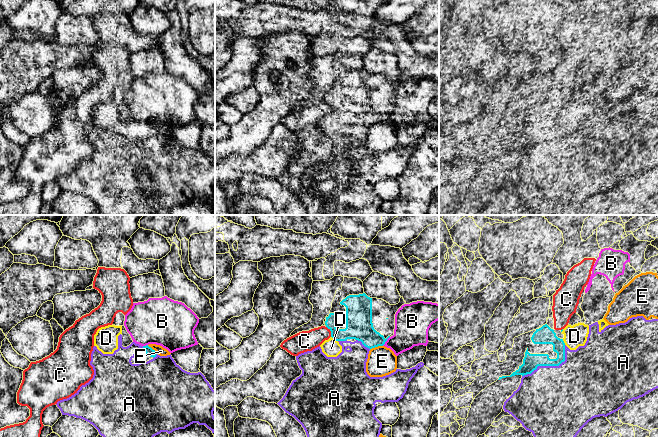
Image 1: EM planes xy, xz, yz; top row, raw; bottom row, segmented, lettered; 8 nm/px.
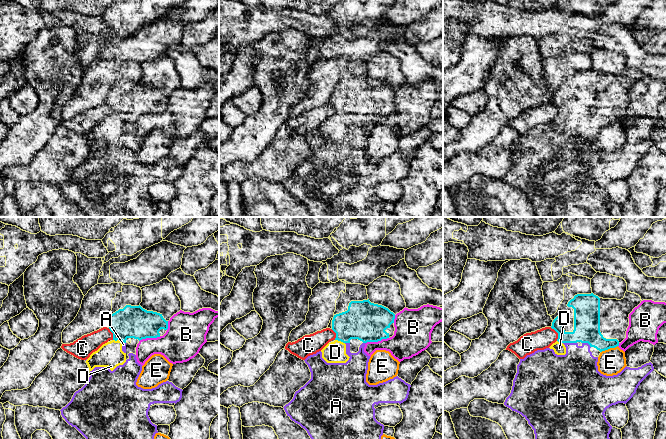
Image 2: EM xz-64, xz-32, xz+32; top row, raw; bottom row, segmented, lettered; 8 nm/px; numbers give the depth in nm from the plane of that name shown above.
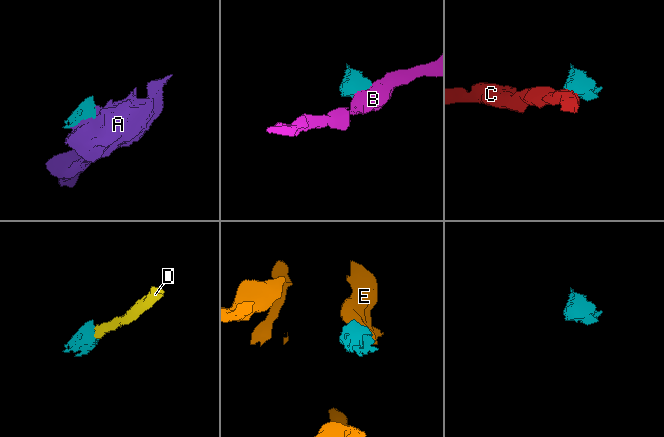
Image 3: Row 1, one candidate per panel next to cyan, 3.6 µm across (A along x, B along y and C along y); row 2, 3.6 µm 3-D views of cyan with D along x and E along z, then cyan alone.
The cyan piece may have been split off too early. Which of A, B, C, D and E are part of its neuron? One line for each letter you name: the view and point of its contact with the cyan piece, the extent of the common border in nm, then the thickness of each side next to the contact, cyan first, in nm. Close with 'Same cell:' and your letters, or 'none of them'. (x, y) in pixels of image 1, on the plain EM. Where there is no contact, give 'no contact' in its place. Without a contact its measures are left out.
D: meets cyan in xz at (334, 115); contact 70 nm long; 220 nm thick on the cyan side, 140 nm on the other
Same cell: D

